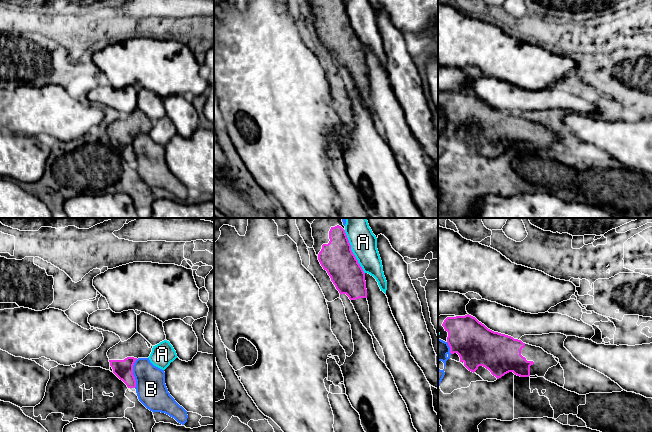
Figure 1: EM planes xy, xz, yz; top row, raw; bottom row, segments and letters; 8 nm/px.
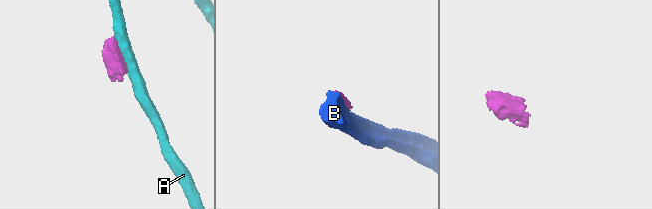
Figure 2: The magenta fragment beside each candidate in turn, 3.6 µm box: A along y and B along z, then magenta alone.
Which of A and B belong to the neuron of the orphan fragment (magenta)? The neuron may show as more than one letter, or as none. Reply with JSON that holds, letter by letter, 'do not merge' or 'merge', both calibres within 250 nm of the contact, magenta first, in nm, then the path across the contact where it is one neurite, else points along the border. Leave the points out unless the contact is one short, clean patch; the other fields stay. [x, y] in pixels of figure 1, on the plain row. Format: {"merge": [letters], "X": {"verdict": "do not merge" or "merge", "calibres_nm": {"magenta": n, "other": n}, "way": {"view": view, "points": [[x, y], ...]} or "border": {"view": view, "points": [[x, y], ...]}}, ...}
{"merge": [], "A": {"verdict": "do not merge", "calibres_nm": {"magenta": 260, "other": 220}}, "B": {"verdict": "do not merge", "calibres_nm": {"magenta": 160, "other": 240}}}

